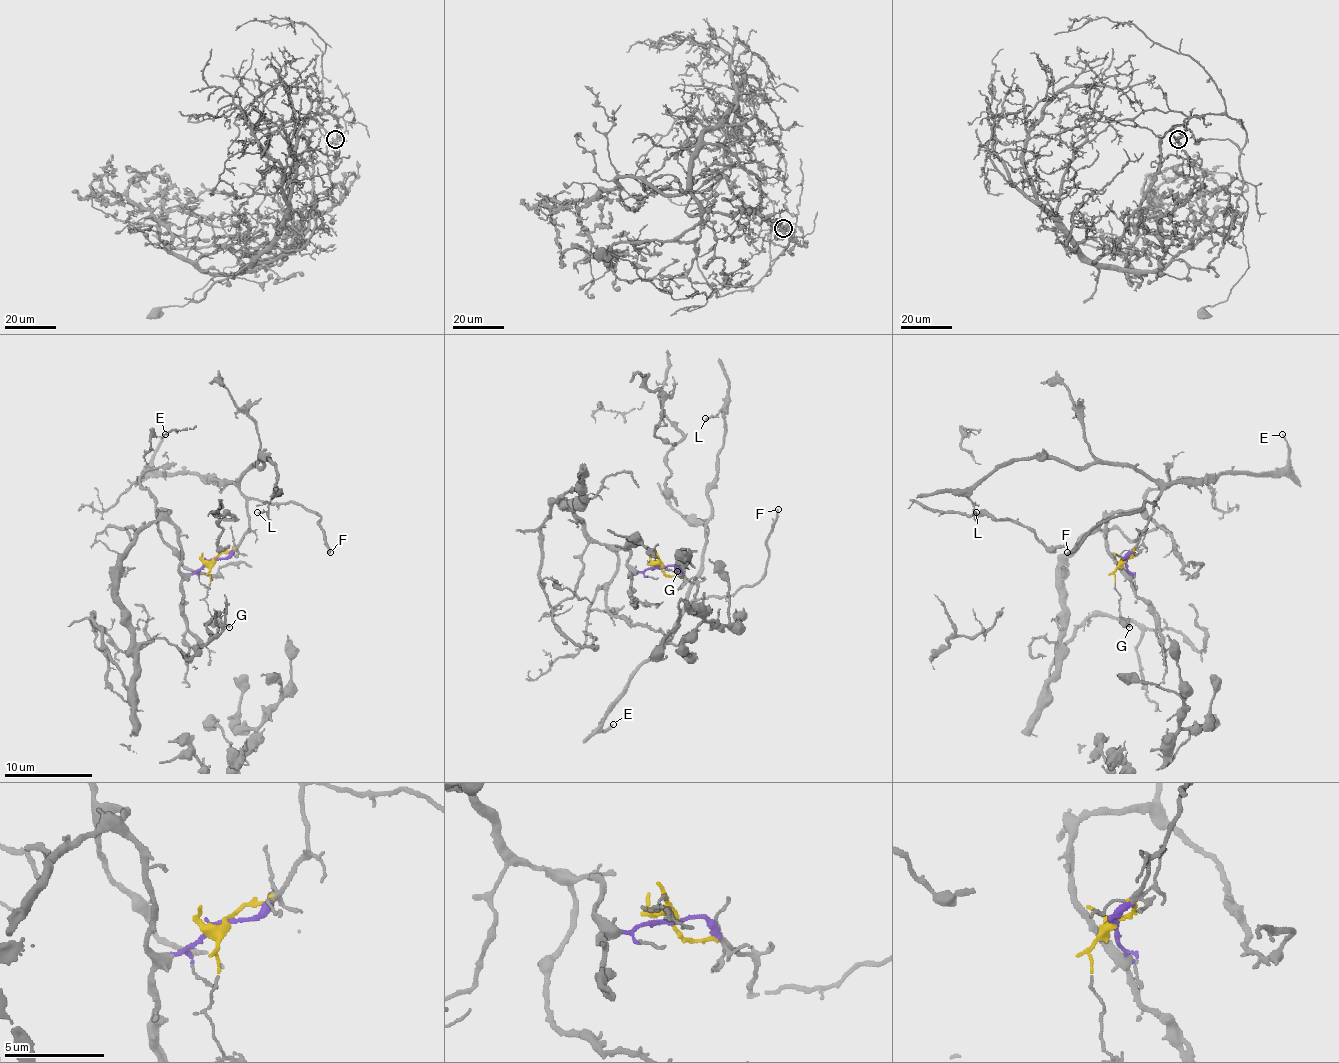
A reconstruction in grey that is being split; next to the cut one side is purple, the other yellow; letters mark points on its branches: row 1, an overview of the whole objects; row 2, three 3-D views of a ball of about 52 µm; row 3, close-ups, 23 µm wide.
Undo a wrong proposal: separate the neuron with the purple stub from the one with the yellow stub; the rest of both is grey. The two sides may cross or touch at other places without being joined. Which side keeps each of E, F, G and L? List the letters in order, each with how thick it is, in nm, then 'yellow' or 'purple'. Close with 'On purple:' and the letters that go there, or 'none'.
E: 130 nm | yellow
F: 200 nm | yellow
G: 110 nm | yellow
L: 140 nm | yellow
On purple: none

